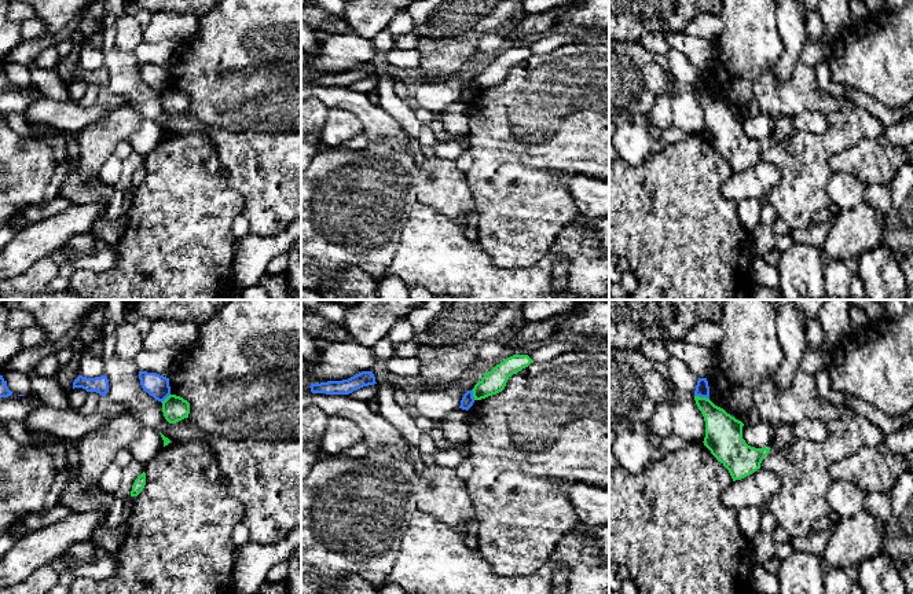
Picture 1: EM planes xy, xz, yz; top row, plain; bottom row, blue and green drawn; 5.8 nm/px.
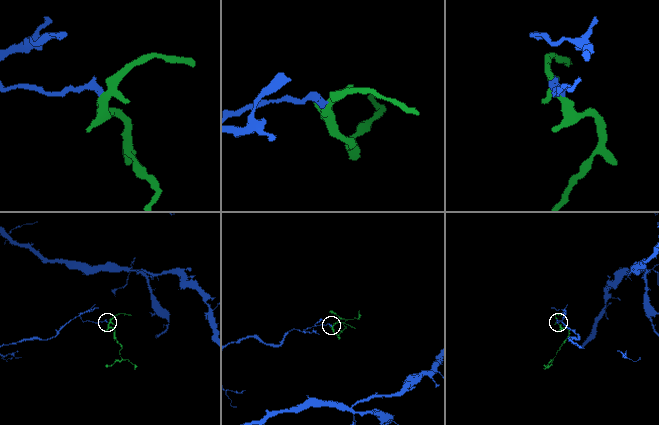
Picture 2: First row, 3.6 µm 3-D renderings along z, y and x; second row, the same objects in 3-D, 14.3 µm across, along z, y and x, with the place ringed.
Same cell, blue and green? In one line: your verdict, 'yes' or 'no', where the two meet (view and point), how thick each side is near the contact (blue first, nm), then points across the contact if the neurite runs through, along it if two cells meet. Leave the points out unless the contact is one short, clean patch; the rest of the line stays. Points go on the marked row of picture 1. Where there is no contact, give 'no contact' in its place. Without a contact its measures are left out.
no | yz (701, 396) | 80/220 nm | along yz (695, 395), (708, 399)

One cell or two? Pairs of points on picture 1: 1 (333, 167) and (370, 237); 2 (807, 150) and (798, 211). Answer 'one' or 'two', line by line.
1: one
2: one

